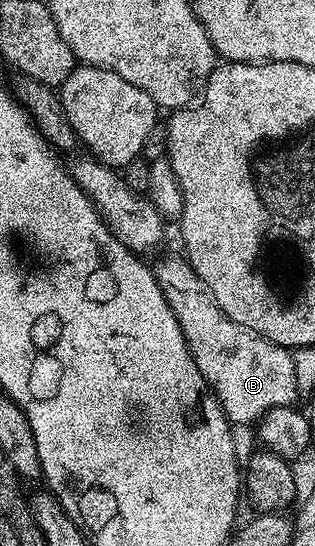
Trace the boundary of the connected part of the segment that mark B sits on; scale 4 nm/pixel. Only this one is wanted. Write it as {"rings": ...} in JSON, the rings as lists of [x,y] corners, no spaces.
{"rings":[[[183,256],[164,257],[160,262],[155,262],[154,272],[158,287],[162,287],[162,295],[166,295],[166,303],[170,303],[170,311],[174,311],[174,319],[178,319],[178,327],[182,327],[182,335],[188,344],[190,355],[198,367],[198,371],[204,376],[204,382],[210,387],[210,391],[220,401],[224,414],[233,426],[253,426],[256,422],[268,414],[271,409],[291,406],[298,396],[296,387],[296,368],[294,356],[281,345],[275,345],[273,341],[266,340],[262,335],[234,323],[218,307],[218,303],[212,298],[212,293],[198,279],[193,271],[191,263]]]}

